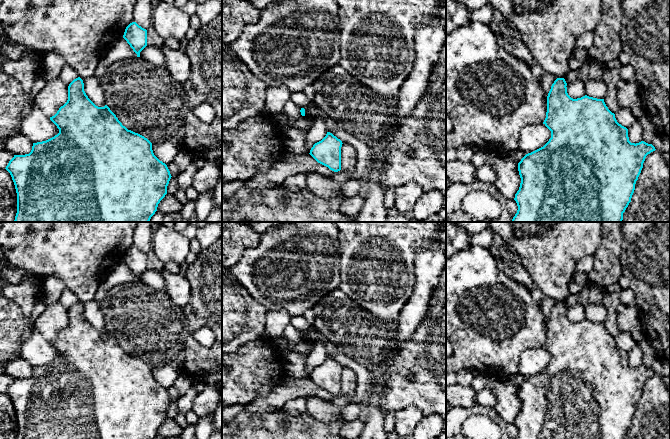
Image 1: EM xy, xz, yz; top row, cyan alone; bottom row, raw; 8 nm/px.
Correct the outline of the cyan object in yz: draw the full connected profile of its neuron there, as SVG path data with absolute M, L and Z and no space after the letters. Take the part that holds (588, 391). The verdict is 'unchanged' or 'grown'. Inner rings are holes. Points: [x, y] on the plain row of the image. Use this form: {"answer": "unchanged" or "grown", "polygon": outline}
{"answer": "unchanged", "polygon": "M557 302L547 320L547 336L543 348L551 355L551 362L543 371L526 378L518 387L521 407L514 422L518 430L515 439L623 439L631 426L635 408L643 392L645 382L656 373L652 368L644 365L636 368L631 367L628 361L628 353L617 346L615 338L608 333L604 323L597 323L587 319L573 323L568 319L566 310L567 307L564 302Z"}

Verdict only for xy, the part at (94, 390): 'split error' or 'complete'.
complete

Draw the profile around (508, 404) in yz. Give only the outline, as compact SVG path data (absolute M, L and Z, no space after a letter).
M487 377L486 388L496 397L494 406L496 413L505 422L514 423L521 407L518 388L506 378L500 377Z

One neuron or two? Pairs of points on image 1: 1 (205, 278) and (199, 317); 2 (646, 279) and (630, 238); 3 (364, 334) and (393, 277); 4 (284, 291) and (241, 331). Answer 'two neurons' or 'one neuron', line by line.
1: one neuron
2: one neuron
3: two neurons
4: two neurons

